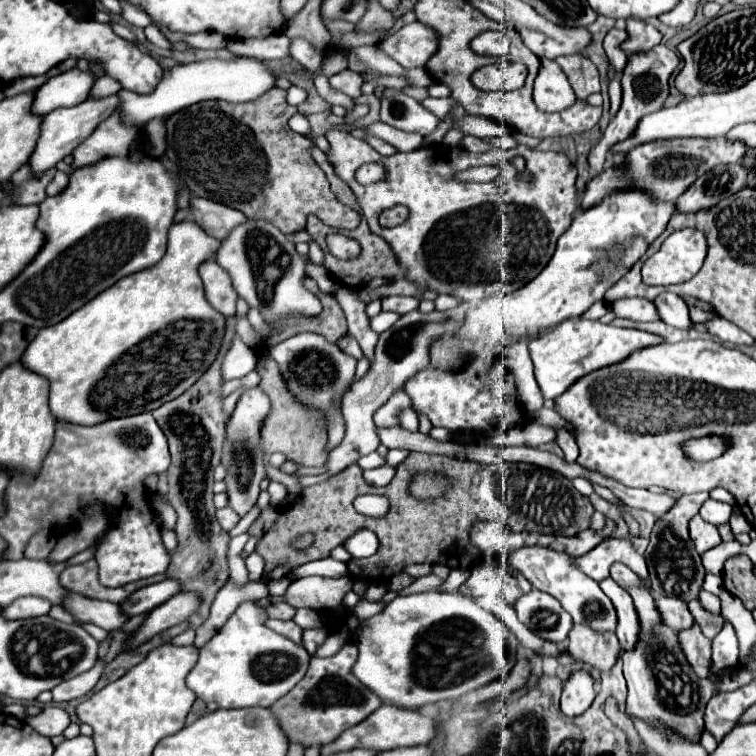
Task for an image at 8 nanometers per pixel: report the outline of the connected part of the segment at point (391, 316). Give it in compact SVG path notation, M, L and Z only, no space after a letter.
M382 310L378 316L370 318L370 328L372 328L376 334L382 334L382 332L388 330L398 318L400 318L400 314L396 314L396 312L384 312L384 310Z

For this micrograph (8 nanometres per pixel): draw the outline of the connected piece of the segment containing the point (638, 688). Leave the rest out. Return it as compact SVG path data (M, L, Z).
M620 562L610 568L610 576L632 596L640 618L640 642L636 642L636 650L624 650L620 654L624 662L624 678L628 684L626 714L640 718L642 722L648 722L656 728L670 728L692 742L700 742L700 734L704 730L704 708L708 700L722 688L712 680L698 678L692 666L688 666L688 660L680 650L678 634L660 622L656 598L648 588L648 582L638 578L638 574Z

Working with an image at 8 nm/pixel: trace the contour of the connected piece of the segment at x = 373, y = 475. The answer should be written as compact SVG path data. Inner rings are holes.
M388 464L374 468L374 470L364 470L364 480L372 486L386 486L390 484L392 478L394 478L394 468Z

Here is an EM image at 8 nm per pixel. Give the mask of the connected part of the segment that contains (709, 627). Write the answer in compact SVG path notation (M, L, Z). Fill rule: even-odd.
M692 600L692 602L688 604L688 608L690 608L694 620L698 622L698 626L700 626L700 630L702 630L702 634L704 634L706 638L712 640L712 638L722 630L726 618L722 618L720 614L712 614L712 612L704 610L698 600Z

